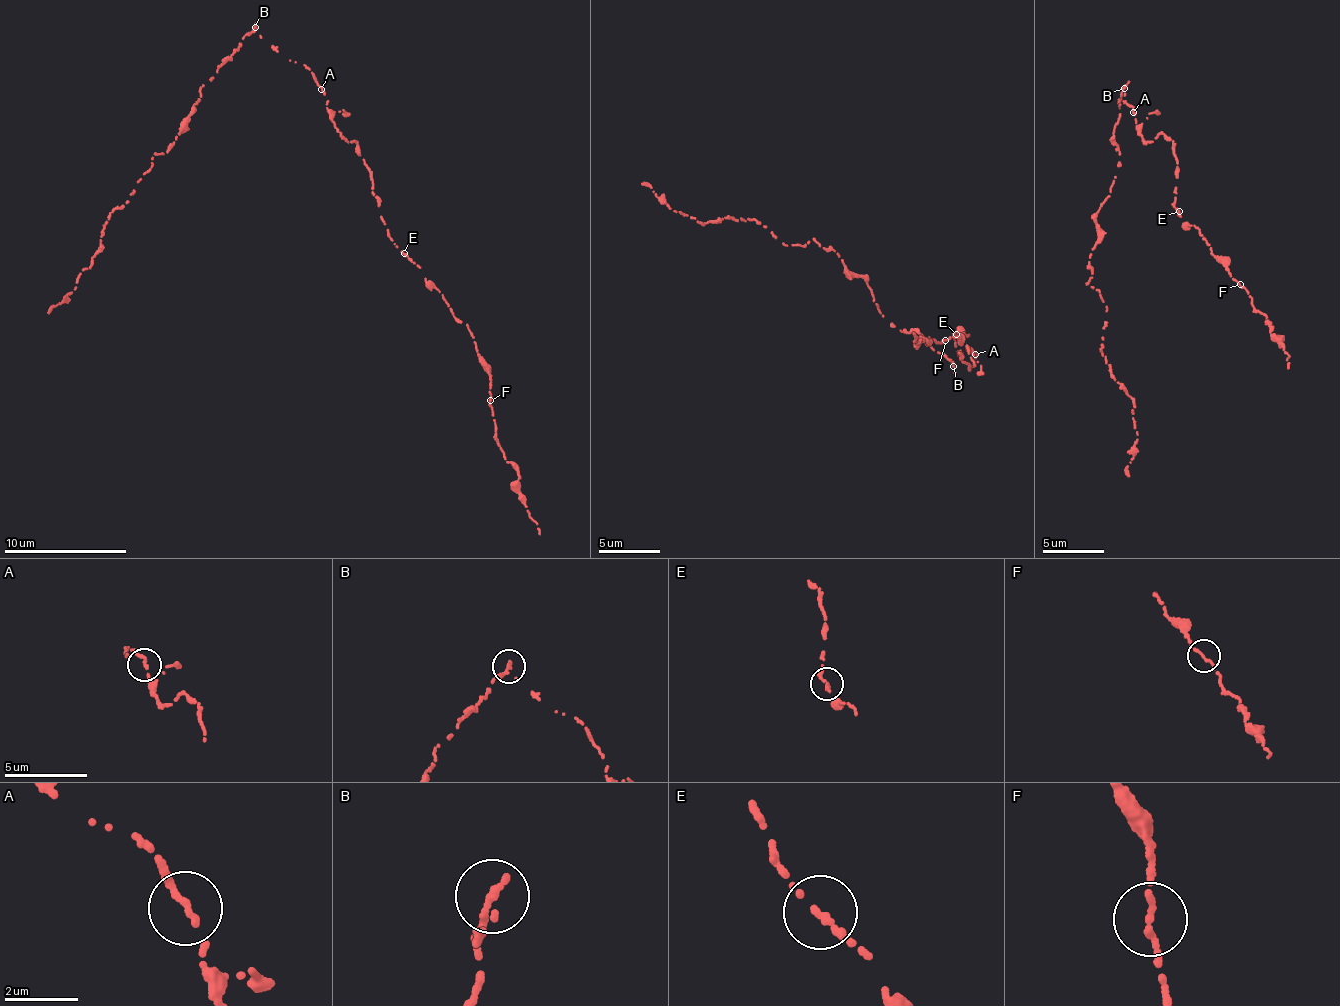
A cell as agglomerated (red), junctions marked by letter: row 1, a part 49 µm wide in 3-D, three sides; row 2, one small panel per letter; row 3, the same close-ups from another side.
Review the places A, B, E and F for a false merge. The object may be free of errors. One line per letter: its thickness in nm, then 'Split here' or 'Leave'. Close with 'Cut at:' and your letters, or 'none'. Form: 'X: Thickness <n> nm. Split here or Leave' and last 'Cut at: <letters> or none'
A: Thickness 170 nm. Leave
B: Thickness 180 nm. Split here
E: Thickness 170 nm. Leave
F: Thickness 170 nm. Leave
Cut at: B

